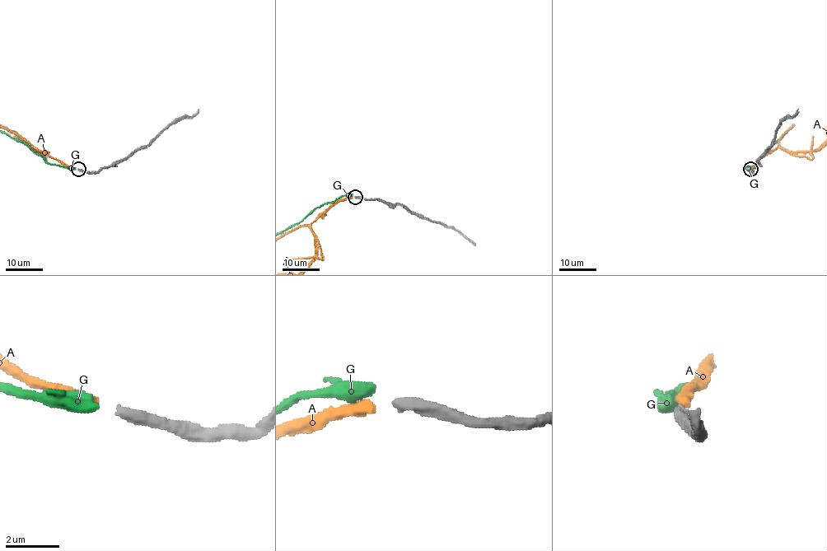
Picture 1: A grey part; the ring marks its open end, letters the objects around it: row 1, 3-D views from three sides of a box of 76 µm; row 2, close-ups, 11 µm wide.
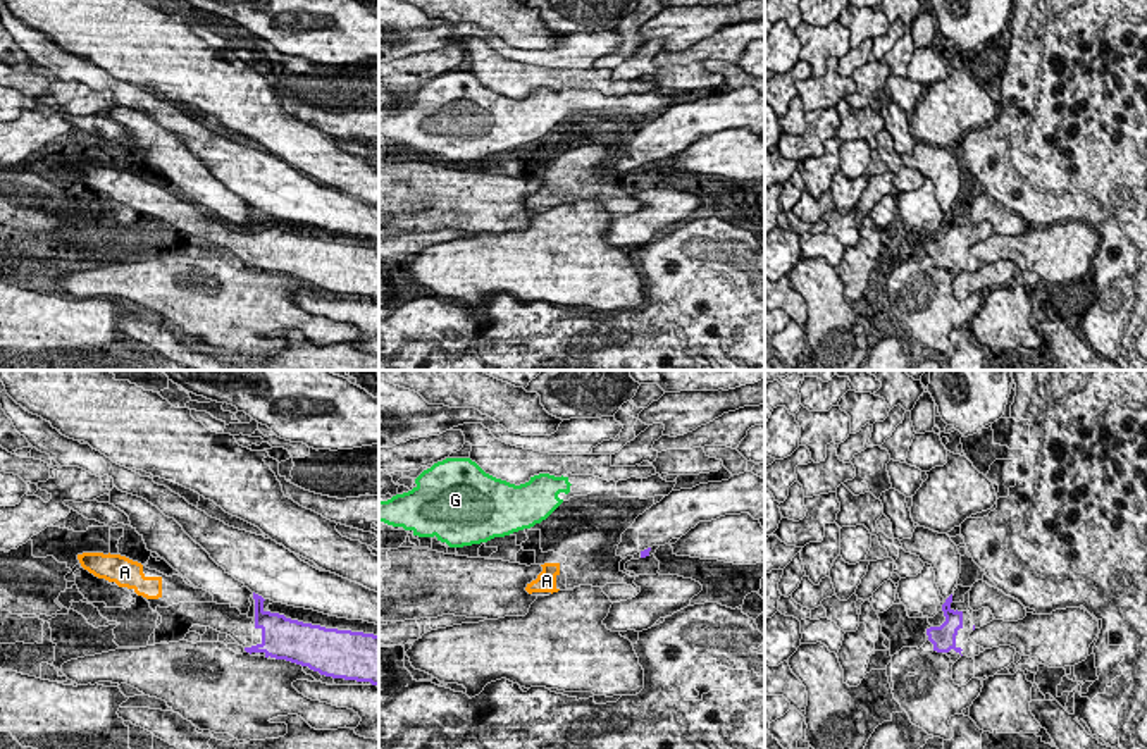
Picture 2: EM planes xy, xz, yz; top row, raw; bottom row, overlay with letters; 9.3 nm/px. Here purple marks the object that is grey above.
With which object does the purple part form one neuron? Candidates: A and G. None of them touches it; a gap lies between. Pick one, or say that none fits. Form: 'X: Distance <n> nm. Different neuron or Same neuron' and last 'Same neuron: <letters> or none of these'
A: Distance 750 nm. Same neuron
G: Distance 850 nm. Different neuron
Same neuron: A

